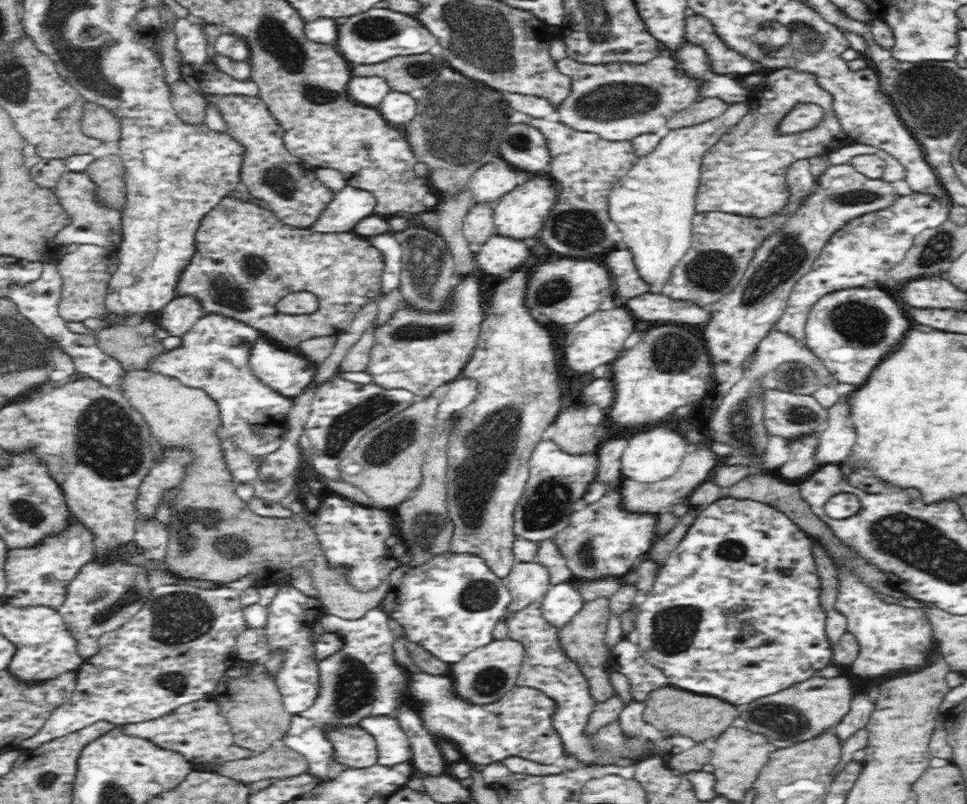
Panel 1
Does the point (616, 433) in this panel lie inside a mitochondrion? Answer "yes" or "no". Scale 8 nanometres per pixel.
no

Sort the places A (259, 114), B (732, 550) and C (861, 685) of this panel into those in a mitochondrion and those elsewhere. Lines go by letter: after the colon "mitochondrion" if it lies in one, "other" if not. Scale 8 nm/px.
A: other
B: mitochondrion
C: other

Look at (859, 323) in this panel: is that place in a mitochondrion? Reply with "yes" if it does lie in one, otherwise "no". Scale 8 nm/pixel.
yes

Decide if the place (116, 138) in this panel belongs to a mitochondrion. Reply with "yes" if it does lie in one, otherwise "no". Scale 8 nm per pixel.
no

